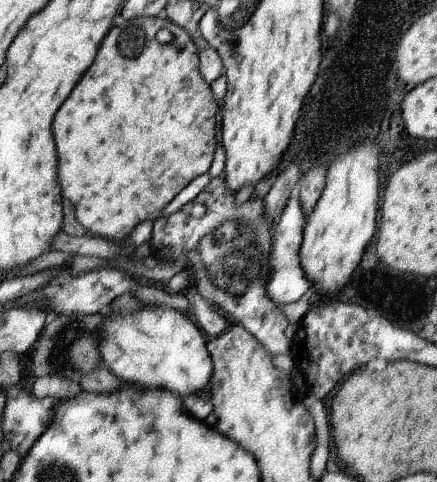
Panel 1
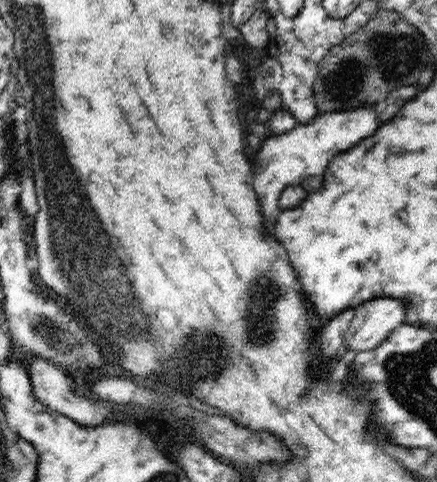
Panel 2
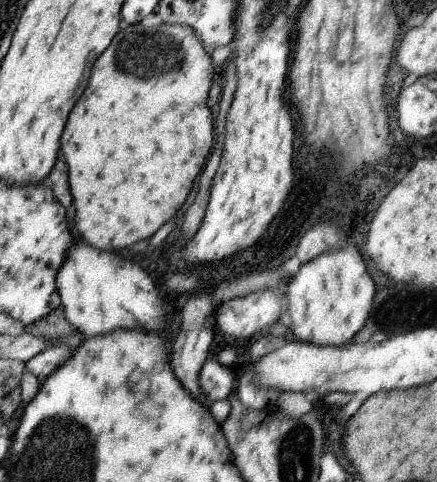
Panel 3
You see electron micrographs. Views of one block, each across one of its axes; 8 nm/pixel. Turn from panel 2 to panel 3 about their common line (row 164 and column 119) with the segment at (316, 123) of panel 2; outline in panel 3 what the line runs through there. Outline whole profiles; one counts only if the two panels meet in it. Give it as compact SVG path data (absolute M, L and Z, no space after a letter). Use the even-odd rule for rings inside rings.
M74 232L73 238L68 256L57 274L57 290L65 318L74 329L86 339L112 333L116 329L164 332L164 315L169 310L158 296L148 273L128 258L120 258L115 251L103 251L92 246Z

